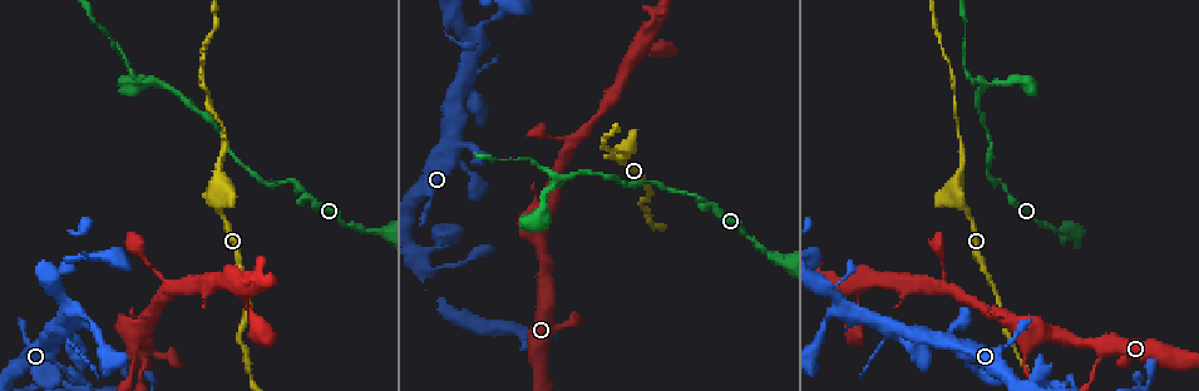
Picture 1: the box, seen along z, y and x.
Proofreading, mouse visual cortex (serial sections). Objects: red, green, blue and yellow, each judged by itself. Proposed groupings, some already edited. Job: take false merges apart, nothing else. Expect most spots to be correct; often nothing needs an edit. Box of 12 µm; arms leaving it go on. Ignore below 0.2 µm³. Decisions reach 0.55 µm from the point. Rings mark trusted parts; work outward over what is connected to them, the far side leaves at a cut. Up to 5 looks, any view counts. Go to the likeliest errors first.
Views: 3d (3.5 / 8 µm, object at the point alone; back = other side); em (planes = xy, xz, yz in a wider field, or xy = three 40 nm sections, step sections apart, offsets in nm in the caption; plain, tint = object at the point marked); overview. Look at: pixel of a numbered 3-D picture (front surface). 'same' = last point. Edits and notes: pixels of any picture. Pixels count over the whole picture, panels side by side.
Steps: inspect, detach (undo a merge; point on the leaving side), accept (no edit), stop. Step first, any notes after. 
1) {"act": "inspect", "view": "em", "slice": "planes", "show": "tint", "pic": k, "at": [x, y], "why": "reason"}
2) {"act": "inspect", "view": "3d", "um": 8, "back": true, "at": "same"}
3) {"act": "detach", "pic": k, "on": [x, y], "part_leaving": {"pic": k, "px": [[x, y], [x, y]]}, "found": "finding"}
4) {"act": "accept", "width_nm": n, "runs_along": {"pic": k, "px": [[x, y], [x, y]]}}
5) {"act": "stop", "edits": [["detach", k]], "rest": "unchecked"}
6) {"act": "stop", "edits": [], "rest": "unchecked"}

{"act": "inspect", "view": "em", "slice": "xy", "step": 1, "show": "tint", "pic": 1, "at": [163, 84], "why": "a fork"}

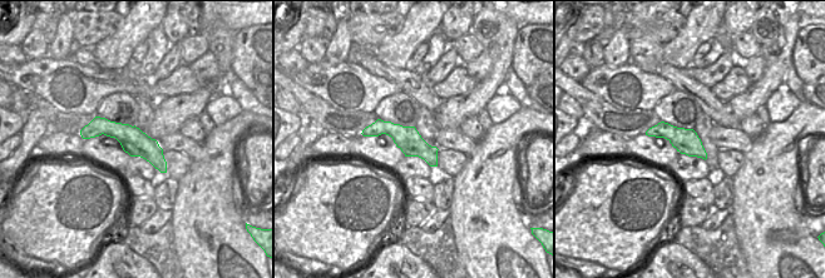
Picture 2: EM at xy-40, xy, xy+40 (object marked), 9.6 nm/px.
{"act": "inspect", "view": "3d", "um": 3.5, "at": "same"}

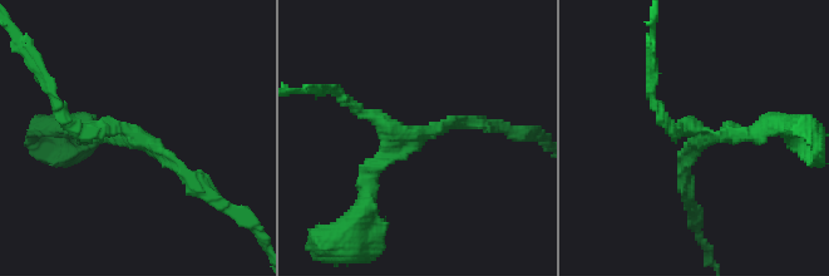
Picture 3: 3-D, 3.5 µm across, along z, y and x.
{"act": "accept", "found": "one cell here"}

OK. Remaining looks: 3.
{"act": "inspect", "view": "3d", "um": 3.5, "pic": 1, "at": [216, 170], "why": "sudden change in width"}

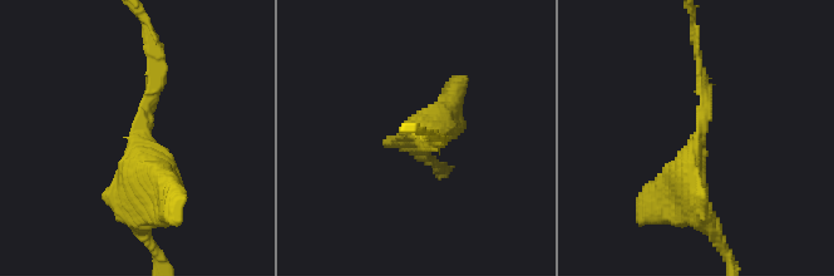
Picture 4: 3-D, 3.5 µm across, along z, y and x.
{"act": "inspect", "view": "em", "slice": "xy", "step": 2, "show": "tint", "pic": 4, "at": [699, 131], "arm_widths_nm": [150, 450], "why": "now the EM"}

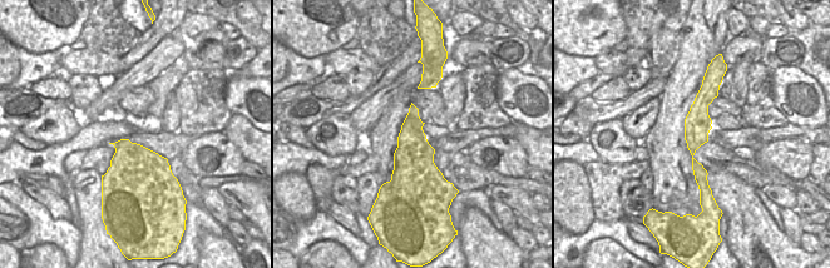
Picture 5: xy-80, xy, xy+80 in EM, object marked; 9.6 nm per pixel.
{"act": "accept", "width_nm": 380, "runs_along": {"pic": 5, "px": [[709, 84], [692, 144], [703, 188]]}, "found": "all the same cell"}

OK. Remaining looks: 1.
{"act": "stop", "edits": [], "rest": "unchecked"}

